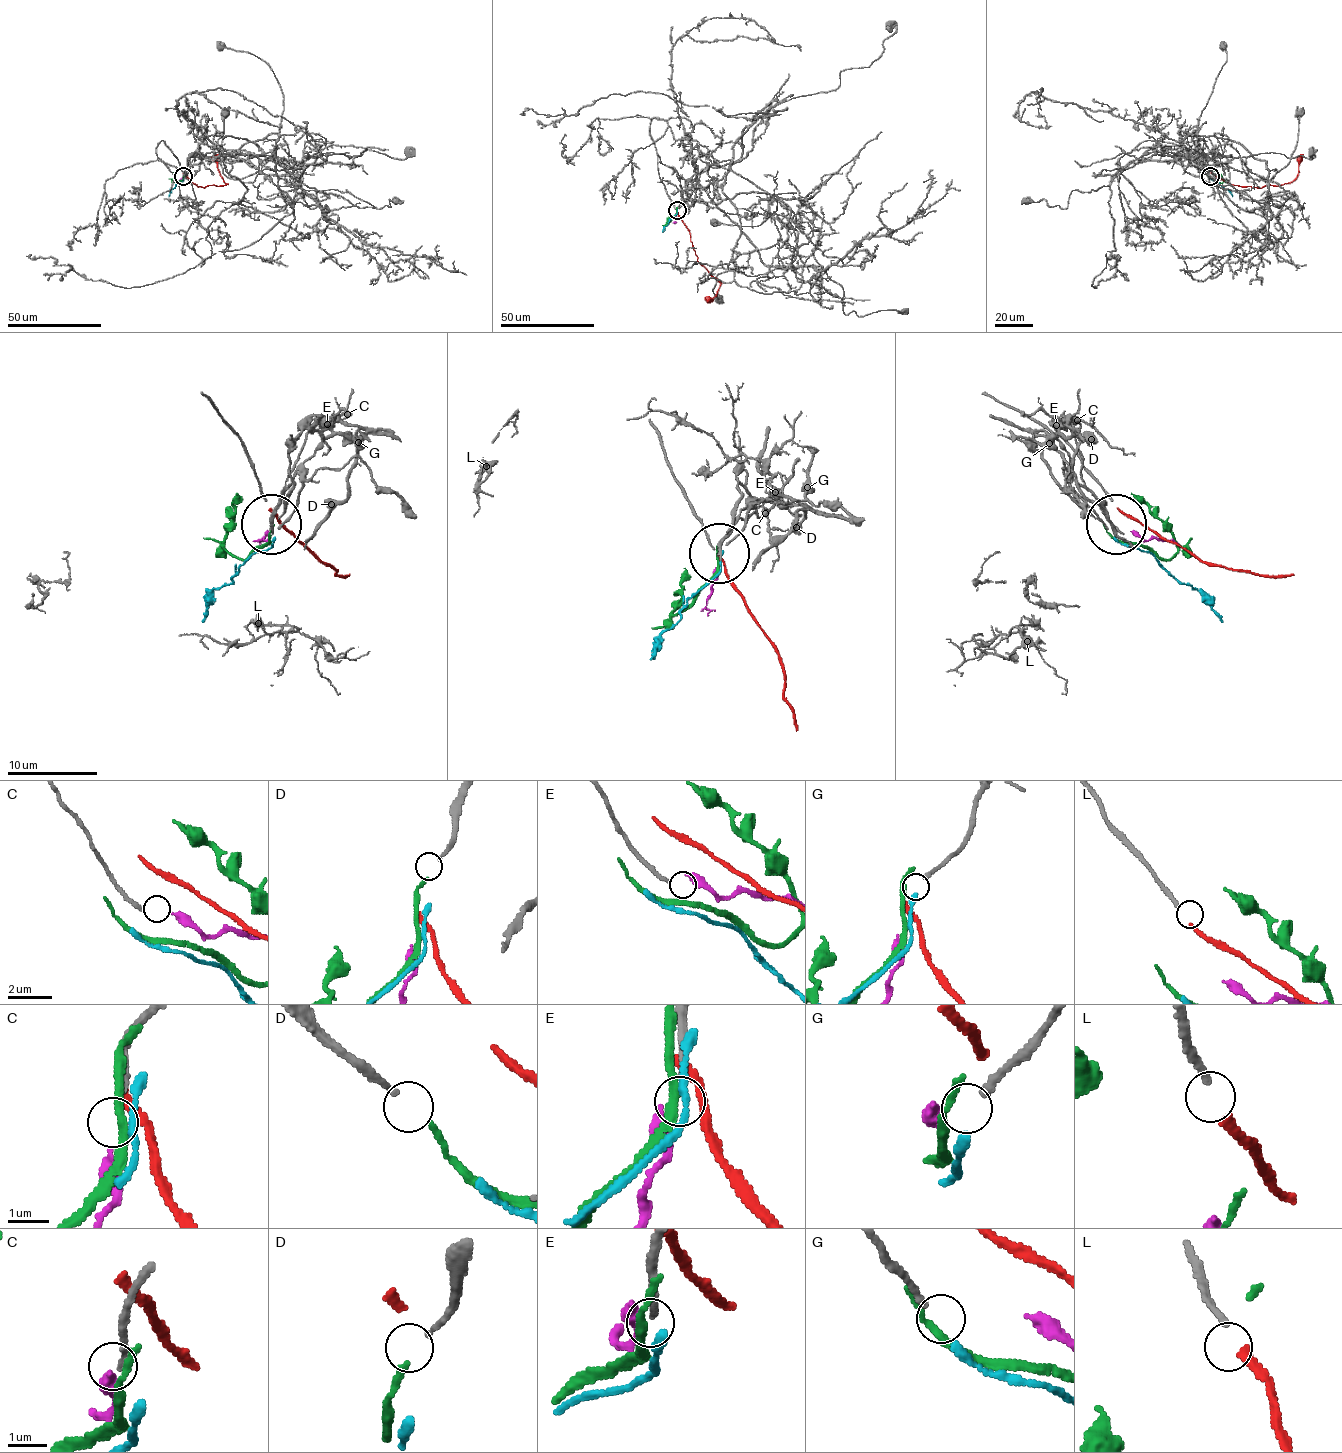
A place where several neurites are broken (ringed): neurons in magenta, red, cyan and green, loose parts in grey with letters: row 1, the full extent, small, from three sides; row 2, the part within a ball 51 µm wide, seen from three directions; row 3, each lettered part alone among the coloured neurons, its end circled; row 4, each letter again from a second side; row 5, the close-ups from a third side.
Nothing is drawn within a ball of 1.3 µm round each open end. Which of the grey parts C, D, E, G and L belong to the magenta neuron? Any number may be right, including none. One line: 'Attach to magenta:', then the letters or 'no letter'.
Attach to magenta: C

